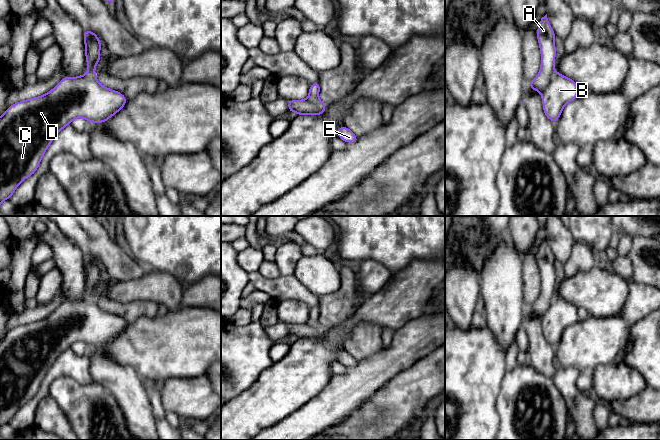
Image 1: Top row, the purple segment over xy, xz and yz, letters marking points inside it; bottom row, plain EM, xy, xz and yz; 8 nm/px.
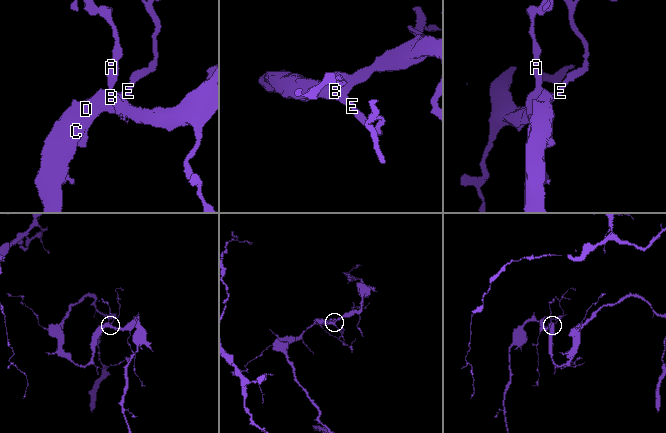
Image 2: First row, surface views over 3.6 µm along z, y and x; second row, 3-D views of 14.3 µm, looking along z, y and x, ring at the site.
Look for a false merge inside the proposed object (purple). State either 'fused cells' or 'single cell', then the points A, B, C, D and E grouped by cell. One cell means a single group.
fused cells; groups A / B C D E

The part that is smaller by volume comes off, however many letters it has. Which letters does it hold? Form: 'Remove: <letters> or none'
Remove: A

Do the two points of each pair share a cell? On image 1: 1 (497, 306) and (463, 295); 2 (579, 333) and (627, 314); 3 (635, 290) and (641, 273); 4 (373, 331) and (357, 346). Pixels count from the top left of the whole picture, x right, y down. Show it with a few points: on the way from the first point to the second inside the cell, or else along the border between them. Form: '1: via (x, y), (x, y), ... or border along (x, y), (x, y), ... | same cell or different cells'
1: border along (478, 275), (481, 294) | different cells
2: border along (620, 315), (629, 326) | different cells
3: border along (630, 279), (649, 286) | different cells
4: via (369, 335), (361, 343) | same cell

